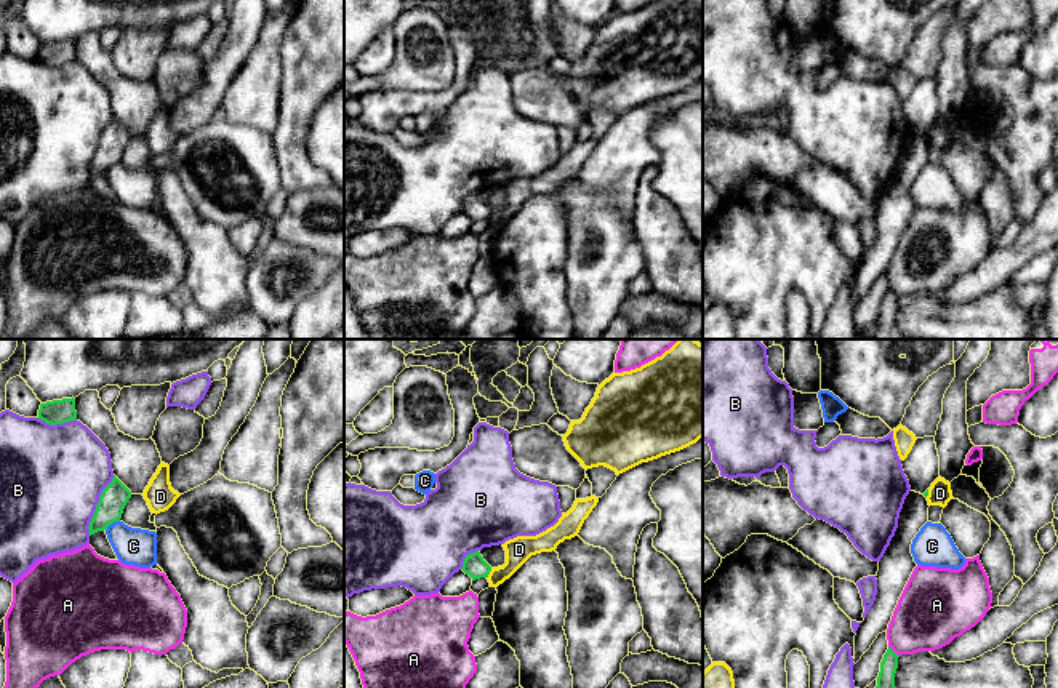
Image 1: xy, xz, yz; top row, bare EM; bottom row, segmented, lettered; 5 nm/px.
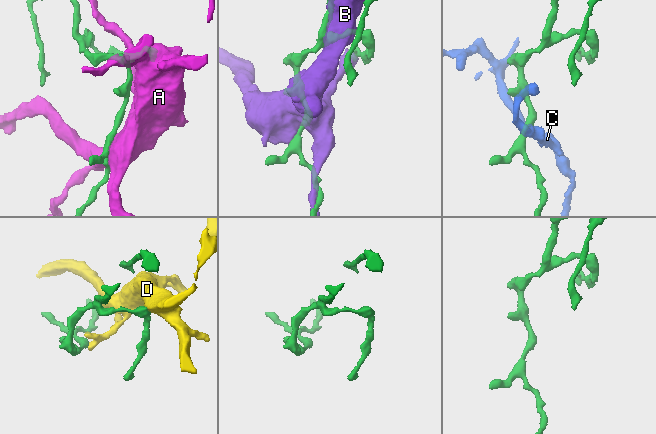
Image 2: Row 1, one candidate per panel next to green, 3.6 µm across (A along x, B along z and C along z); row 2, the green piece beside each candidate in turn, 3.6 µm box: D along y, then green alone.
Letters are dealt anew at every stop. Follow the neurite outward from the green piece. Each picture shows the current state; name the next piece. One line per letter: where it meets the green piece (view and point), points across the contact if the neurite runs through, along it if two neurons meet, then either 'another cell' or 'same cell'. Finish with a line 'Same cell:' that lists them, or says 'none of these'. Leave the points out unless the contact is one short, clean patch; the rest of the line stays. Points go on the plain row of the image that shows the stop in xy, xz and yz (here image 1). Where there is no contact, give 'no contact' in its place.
A: meets green in yz at (893, 293); another cell
B: meets green in xy at (96, 148); another cell
C: meets green in xy at (111, 165); border along xy (119, 160), (106, 172); another cell
D: meets green in xz at (488, 215); another cell
Same cell: none of these

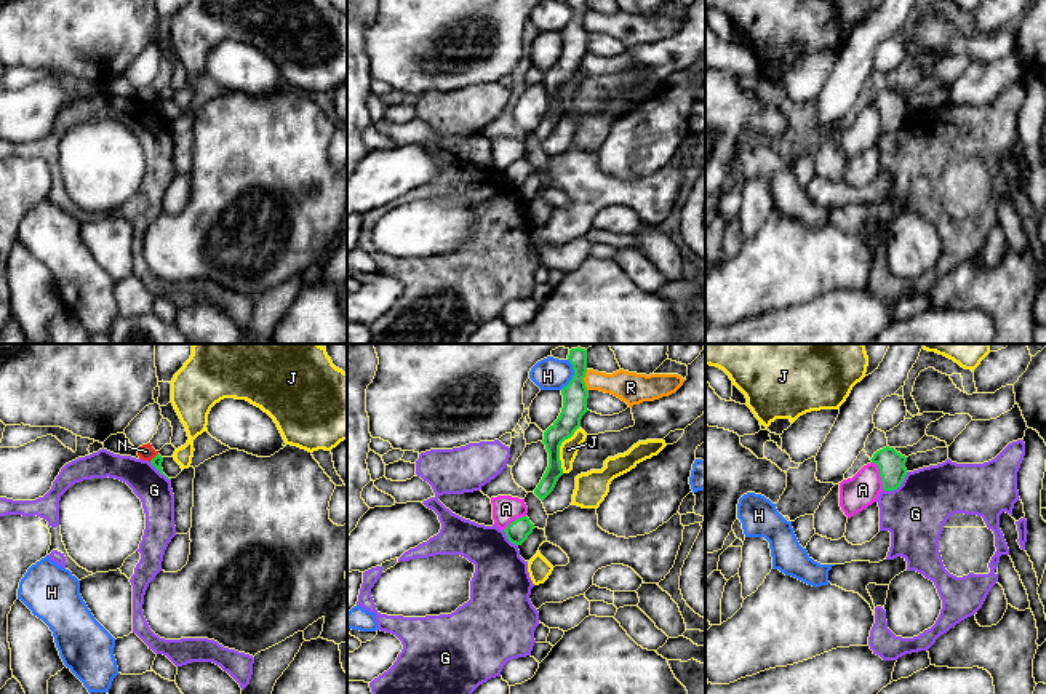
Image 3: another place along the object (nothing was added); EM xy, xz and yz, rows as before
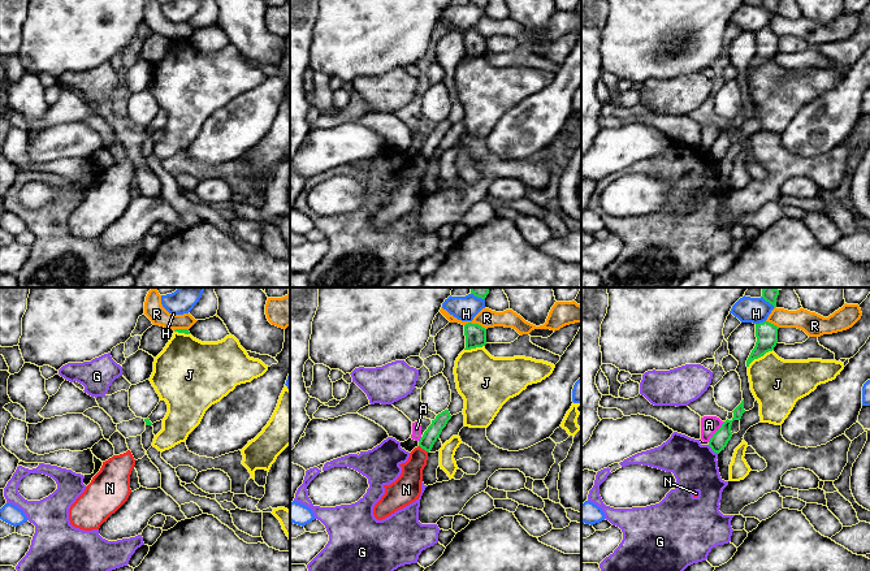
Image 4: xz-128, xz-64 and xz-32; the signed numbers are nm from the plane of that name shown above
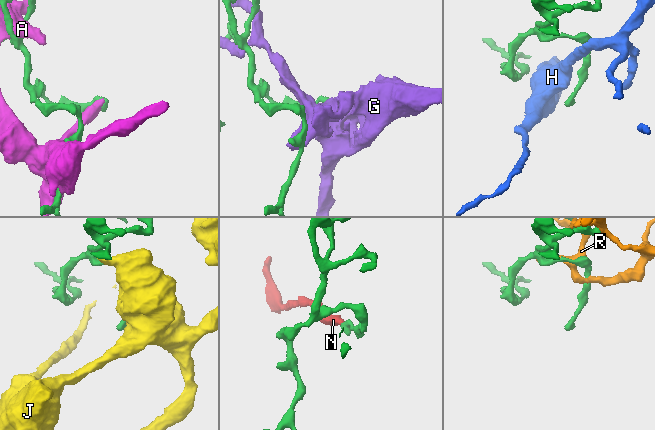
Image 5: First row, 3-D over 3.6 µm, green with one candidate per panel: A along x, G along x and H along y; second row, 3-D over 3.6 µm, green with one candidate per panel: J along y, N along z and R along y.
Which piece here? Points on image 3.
A: meets green in yz at (880, 117); another cell
G: meets green in yz at (898, 128); another cell
H: meets green in xz at (574, 16); border along xz (568, 0), (573, 19), (560, 31); another cell
J: meets green in xz at (558, 90); border along xz (579, 67), (560, 88), (562, 114); another cell
N: meets green in xy at (154, 99); border along xy (157, 95), (149, 103); another cell
R: meets green in xz at (582, 23); another cell
Same cell: none of these

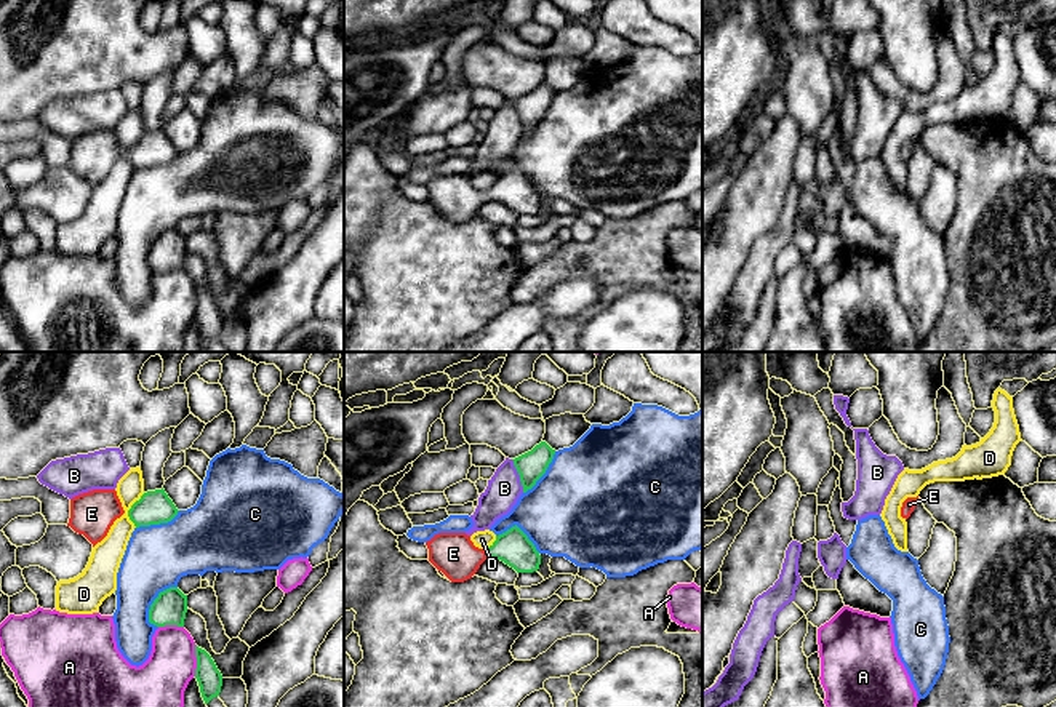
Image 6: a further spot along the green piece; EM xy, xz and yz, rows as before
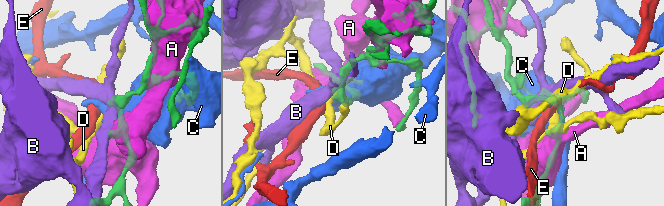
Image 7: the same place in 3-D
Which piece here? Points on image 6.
A: meets green in xy at (197, 303); another cell
B: meets green in xz at (519, 115); border along xz (511, 101), (524, 133); another cell
C: meets green in xy at (154, 242); another cell
D: meets green in xy at (128, 152); border along xy (144, 135), (128, 152), (128, 160), (135, 168); another cell
E: meets green in xz at (487, 195); runs through xz (512, 189), (487, 195), (453, 195); same cell
Same cell: E

